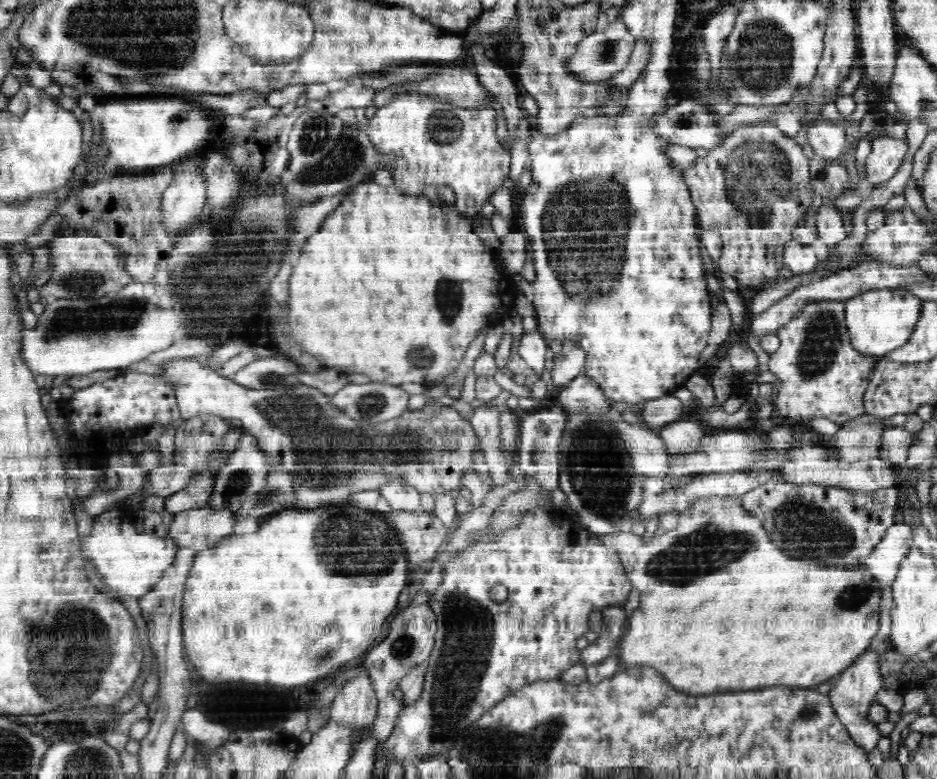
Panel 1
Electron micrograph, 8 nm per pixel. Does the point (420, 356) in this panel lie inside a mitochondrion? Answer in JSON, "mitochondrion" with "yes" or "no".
{"mitochondrion":"yes"}

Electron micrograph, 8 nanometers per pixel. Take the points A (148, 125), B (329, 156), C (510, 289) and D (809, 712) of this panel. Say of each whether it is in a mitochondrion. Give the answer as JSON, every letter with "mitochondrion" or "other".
{"A":"other","B":"mitochondrion","C":"other","D":"mitochondrion"}

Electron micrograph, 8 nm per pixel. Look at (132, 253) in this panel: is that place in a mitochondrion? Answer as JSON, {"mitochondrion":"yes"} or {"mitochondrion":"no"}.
{"mitochondrion":"no"}

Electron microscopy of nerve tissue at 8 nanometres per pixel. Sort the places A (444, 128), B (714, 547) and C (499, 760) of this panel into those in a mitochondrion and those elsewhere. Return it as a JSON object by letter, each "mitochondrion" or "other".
{"A":"mitochondrion","B":"mitochondrion","C":"mitochondrion"}

